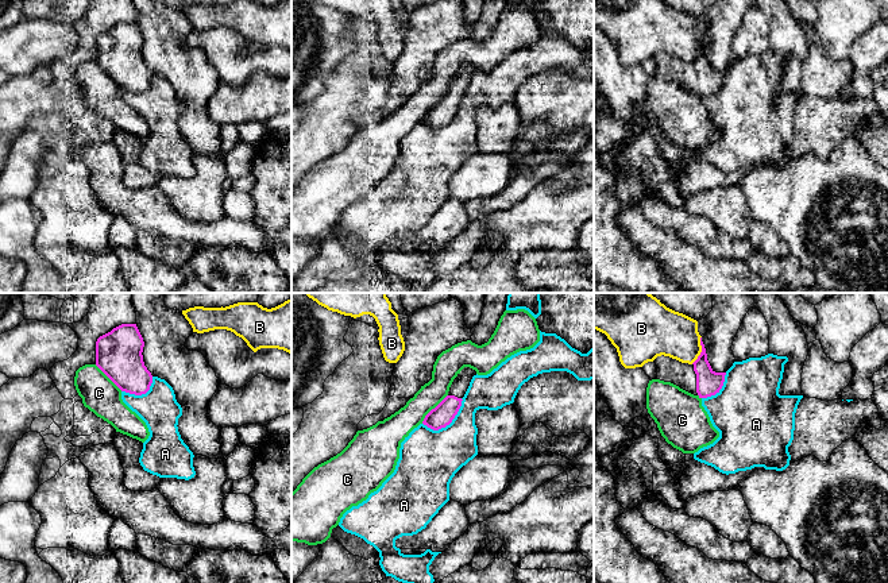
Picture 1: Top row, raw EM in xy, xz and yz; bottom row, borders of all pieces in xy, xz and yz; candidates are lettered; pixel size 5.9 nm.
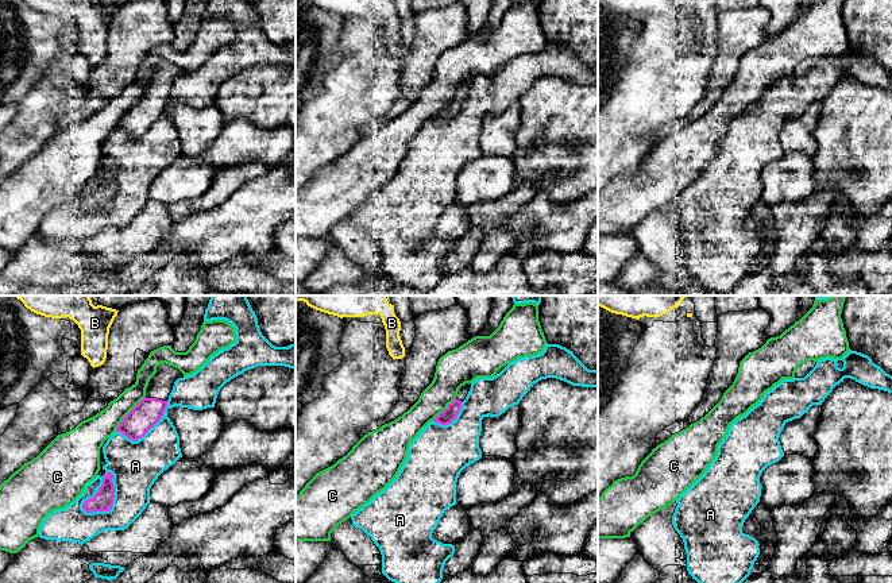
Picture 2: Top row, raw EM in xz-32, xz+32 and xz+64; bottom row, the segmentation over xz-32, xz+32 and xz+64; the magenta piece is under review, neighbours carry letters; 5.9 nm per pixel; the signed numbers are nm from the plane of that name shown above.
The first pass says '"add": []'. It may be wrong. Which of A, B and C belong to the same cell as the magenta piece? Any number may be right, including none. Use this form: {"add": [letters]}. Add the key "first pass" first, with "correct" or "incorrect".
{"first pass": "correct", "add": []}

